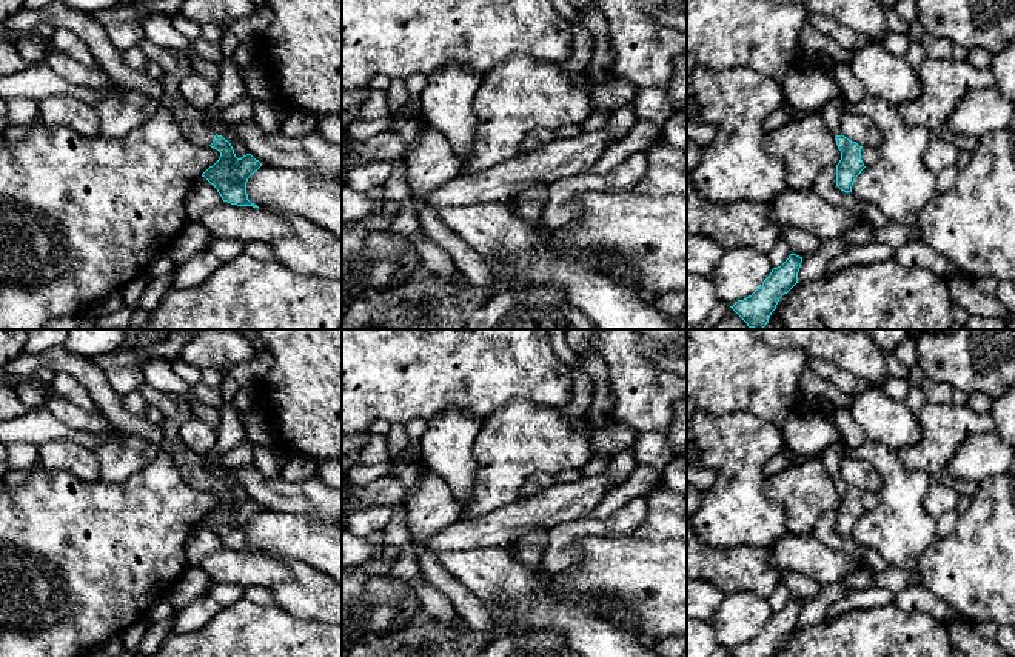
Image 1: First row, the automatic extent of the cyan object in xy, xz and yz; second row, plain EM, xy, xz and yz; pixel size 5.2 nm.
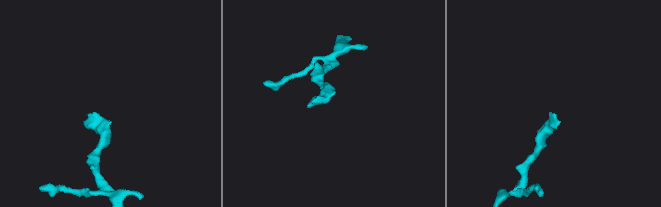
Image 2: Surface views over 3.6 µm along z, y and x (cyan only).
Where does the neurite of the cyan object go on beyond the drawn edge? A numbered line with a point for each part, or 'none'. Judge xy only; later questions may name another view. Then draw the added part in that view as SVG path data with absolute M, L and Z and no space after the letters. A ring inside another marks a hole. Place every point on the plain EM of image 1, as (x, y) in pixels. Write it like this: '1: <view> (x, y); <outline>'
1: xy (174, 410); M148 385L139 391L146 403L154 405L162 412L160 448L173 457L182 479L193 488L209 491L216 479L205 471L205 457L189 451L179 435L180 426L193 419L189 402Z

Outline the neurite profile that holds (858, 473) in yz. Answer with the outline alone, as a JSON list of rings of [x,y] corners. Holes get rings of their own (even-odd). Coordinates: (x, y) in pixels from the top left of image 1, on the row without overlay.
[[[842,455],[839,462],[839,475],[859,491],[879,492],[883,488],[883,480],[876,469],[863,459]]]

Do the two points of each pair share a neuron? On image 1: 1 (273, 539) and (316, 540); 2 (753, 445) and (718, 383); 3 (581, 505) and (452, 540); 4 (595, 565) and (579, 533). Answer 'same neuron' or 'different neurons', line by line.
1: same neuron
2: different neurons
3: same neuron
4: different neurons

